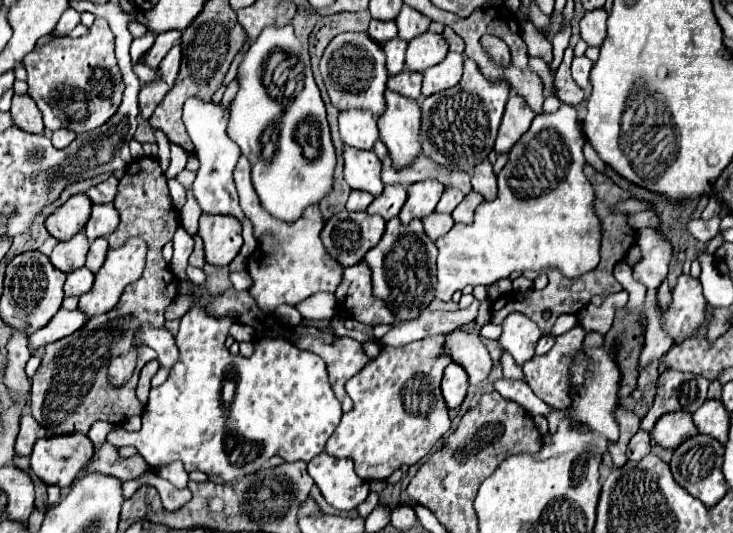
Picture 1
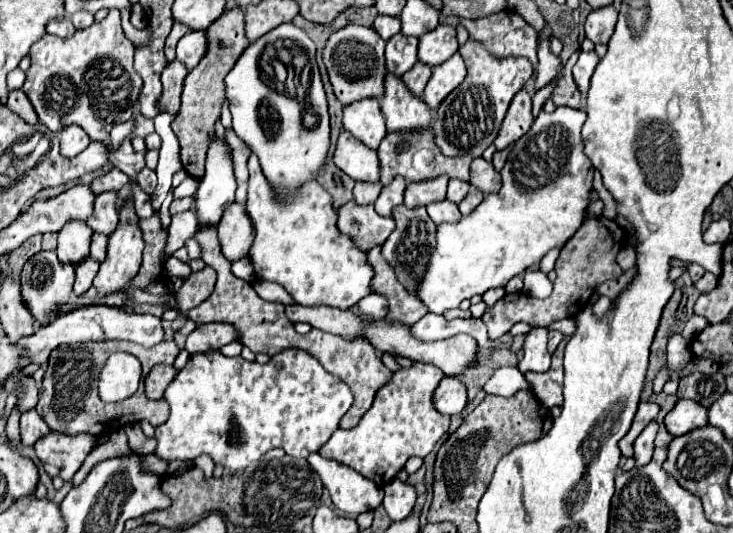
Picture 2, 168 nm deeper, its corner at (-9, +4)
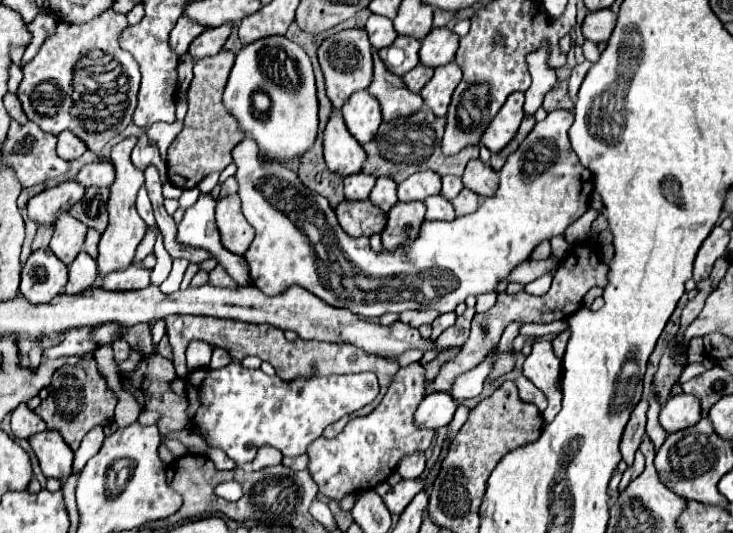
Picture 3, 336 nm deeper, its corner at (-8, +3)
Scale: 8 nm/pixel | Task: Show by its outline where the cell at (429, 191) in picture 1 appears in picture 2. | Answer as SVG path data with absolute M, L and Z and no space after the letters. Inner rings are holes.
M448 176L424 180L424 182L410 182L404 190L404 206L416 208L416 206L428 206L432 202L440 202L446 198L446 186L448 186Z

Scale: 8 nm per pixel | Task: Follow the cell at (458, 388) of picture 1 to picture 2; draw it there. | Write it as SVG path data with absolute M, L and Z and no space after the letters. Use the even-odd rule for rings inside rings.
M444 376L434 394L434 406L440 414L460 414L466 406L466 388L460 380L452 376Z

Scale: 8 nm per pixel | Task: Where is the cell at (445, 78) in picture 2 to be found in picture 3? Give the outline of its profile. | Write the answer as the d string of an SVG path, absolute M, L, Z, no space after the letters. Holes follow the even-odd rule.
M451 61L447 65L441 65L435 69L433 79L423 87L421 97L425 101L425 105L435 113L435 115L445 115L451 95L455 91L455 87L459 85L461 79L461 67Z

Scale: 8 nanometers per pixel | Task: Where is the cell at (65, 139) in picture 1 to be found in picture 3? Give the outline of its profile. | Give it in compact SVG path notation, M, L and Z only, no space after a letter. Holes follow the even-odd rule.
M63 131L63 133L59 133L57 137L59 137L57 153L59 153L61 159L73 161L73 159L81 157L81 155L87 151L87 145L85 145L77 135L71 135L71 131Z

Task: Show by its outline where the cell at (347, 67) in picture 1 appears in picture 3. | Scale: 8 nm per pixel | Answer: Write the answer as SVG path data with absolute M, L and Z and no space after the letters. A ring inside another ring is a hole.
M345 29L327 37L319 47L319 63L327 85L327 97L335 109L341 109L355 91L367 89L373 79L373 47L365 29Z

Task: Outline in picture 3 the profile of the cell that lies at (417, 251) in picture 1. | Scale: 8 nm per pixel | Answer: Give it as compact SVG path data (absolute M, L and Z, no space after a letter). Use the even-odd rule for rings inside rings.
M421 201L397 203L387 213L387 227L381 233L383 249L395 251L403 245L409 245L419 237L421 225L425 221L425 205Z

